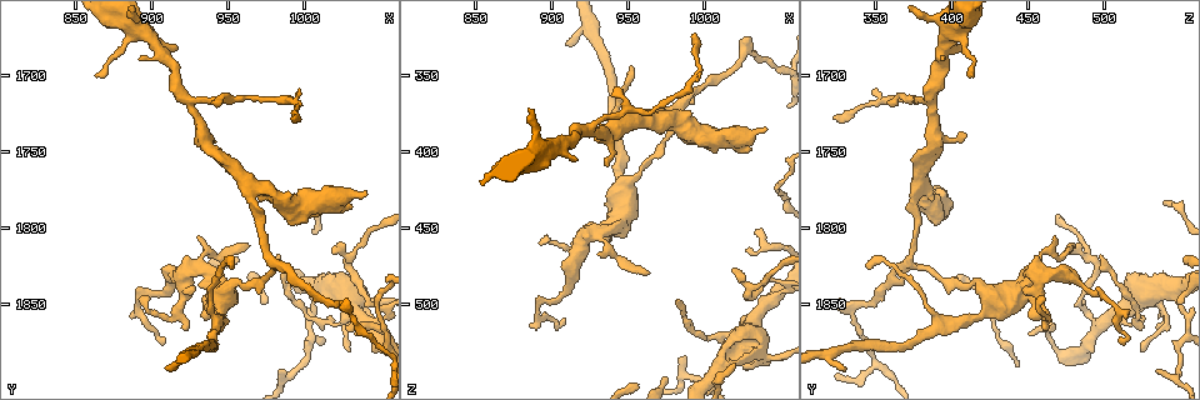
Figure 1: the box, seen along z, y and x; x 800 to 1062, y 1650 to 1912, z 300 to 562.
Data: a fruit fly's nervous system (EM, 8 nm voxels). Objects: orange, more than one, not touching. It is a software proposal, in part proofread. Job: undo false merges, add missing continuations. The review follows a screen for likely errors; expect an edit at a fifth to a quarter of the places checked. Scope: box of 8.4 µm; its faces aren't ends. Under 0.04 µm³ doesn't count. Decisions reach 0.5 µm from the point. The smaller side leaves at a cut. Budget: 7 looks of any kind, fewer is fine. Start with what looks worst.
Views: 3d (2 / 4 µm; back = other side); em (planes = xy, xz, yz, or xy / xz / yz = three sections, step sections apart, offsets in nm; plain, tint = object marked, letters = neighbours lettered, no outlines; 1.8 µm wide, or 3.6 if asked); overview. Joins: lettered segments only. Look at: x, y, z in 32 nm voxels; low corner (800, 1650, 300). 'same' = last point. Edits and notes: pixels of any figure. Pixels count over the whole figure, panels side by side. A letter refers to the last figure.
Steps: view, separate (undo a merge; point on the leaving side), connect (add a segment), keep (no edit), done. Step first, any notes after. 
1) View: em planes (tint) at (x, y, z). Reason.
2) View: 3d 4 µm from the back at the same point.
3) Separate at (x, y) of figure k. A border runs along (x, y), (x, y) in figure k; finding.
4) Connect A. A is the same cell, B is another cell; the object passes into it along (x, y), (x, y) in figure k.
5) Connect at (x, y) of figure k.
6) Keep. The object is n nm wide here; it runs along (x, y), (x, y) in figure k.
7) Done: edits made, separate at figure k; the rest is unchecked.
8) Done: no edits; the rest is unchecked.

View: em planes (letters) at (1012, 1840, 540). Branch point.

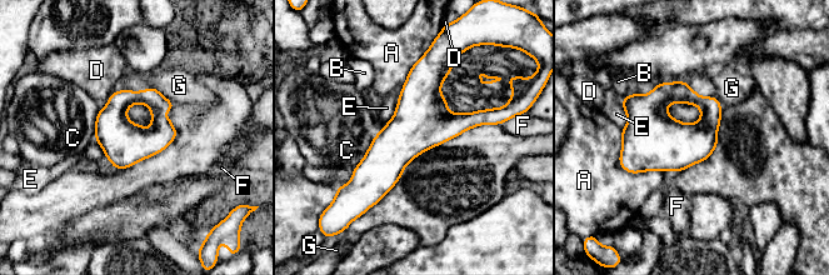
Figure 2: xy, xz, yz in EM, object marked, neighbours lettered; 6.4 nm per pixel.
Keep. A, B, C, D, E, F and G are other cells; it runs along (428, 63), (422, 120), (374, 199) in figure 2; continuous, no second neuron.

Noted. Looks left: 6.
View: em yz step 4 (letters) at (1040, 1776, 384). Stops while still wide.

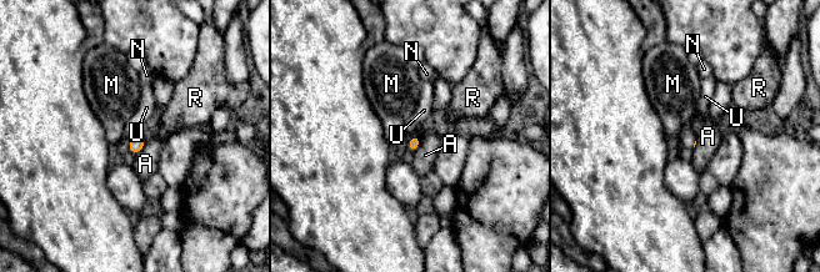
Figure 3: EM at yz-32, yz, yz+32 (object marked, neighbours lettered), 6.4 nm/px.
View: em planes (letters) at the same point. Cut it another way.

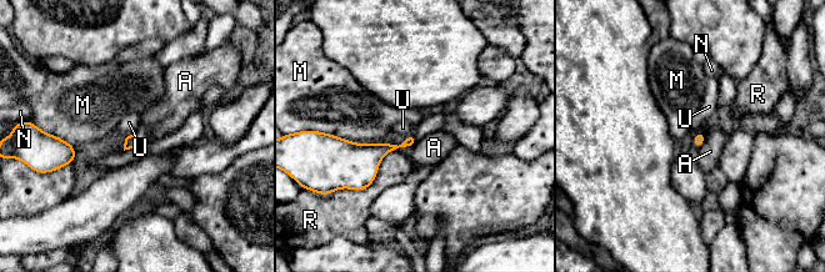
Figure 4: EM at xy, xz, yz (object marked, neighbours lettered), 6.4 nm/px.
Keep. A, M, N, R and U are other cells; none of them fits.

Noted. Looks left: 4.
View: em 3.6 µm planes (tint) at (1020, 1814, 474). Free end.

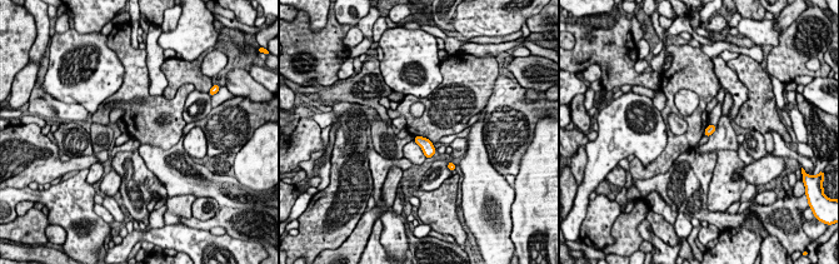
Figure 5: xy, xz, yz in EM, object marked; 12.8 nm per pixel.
View: em 3.6 µm planes (letters) at the same point.

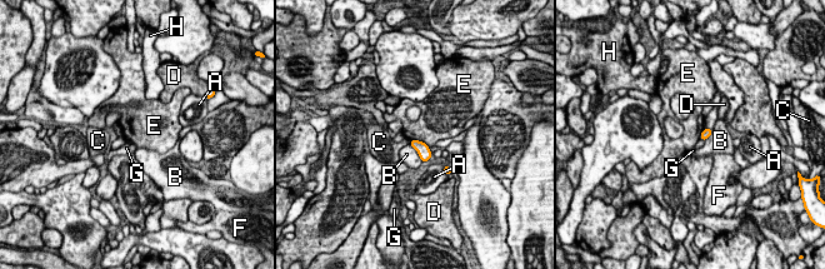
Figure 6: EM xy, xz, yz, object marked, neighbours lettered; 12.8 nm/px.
Keep. The longest contact is with B, 300 nm; A, B, C, D, E, F, G and H are other cells; no lettered segment goes on from it.

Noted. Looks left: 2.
Done: no edits; the rest is unchecked.

